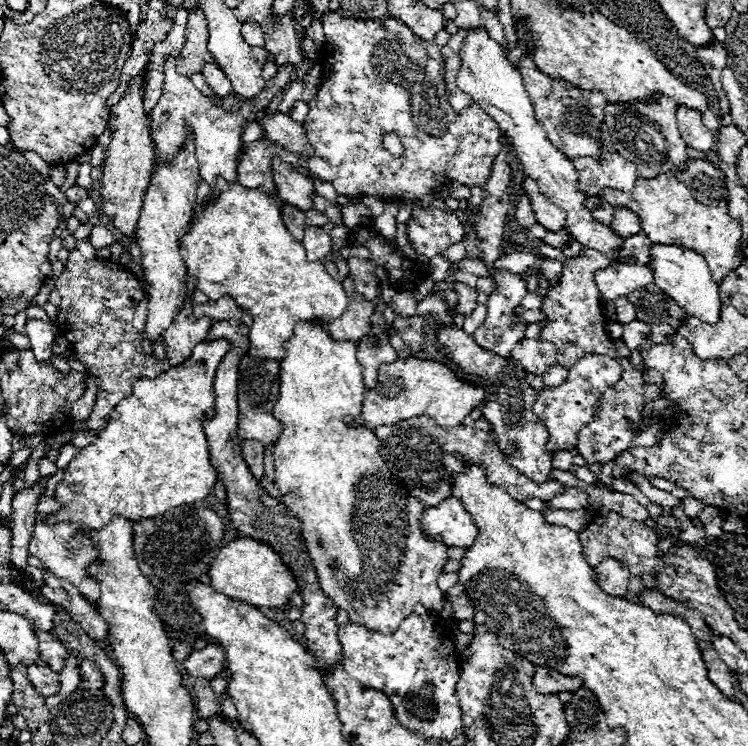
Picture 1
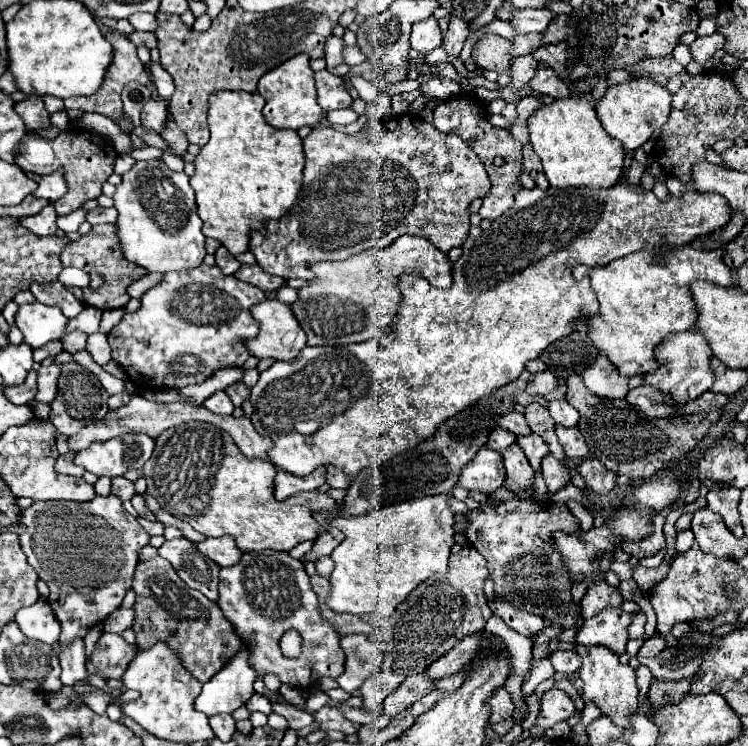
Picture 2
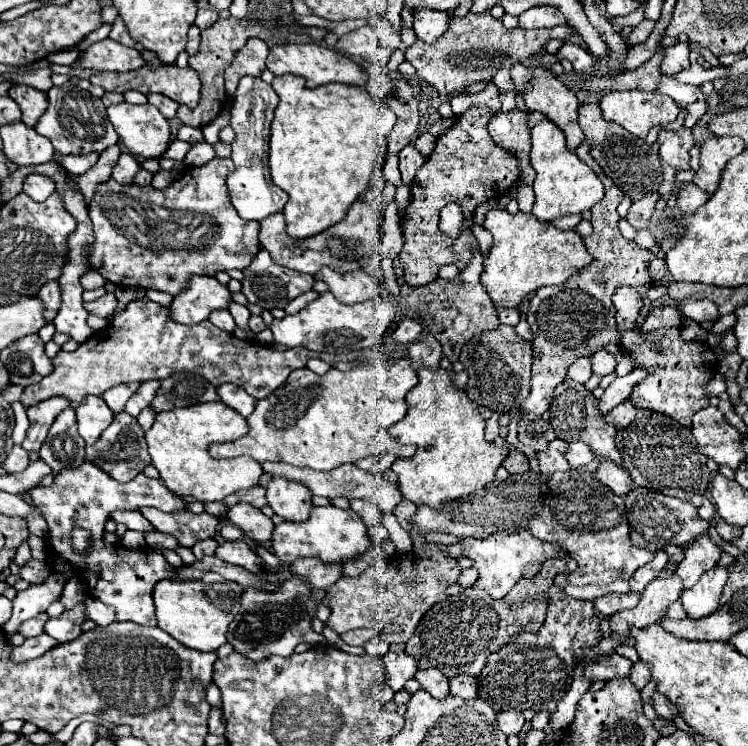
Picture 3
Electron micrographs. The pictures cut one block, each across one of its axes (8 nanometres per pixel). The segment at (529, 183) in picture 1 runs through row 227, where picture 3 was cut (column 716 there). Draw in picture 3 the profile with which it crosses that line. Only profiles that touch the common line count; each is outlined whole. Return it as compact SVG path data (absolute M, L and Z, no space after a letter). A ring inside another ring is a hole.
M702 534L692 544L686 544L684 560L676 566L676 574L682 578L684 590L692 588L706 570L714 568L722 554L724 550L716 542L712 542L708 534Z

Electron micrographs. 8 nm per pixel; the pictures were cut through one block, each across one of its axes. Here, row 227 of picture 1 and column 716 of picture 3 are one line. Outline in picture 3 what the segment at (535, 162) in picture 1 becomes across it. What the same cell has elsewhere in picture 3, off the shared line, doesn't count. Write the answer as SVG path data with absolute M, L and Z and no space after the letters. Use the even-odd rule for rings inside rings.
M716 566L704 572L694 588L684 590L680 600L690 618L710 616L710 612L718 610L718 602L720 602L720 594L726 584L726 578L728 578L728 570L722 566Z

